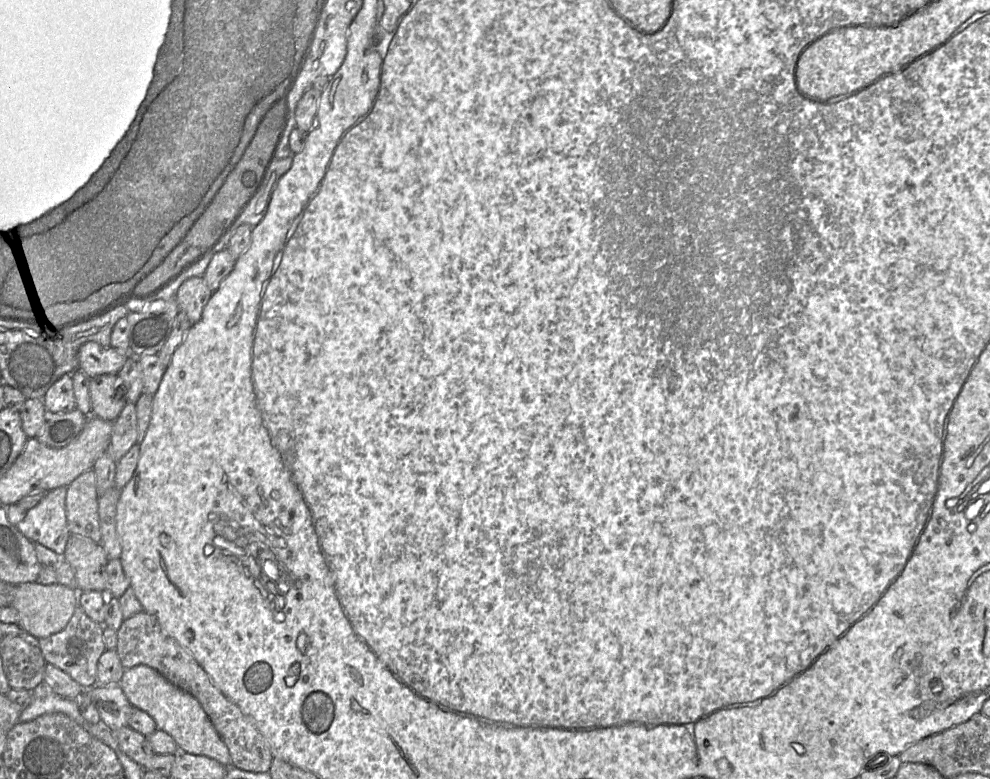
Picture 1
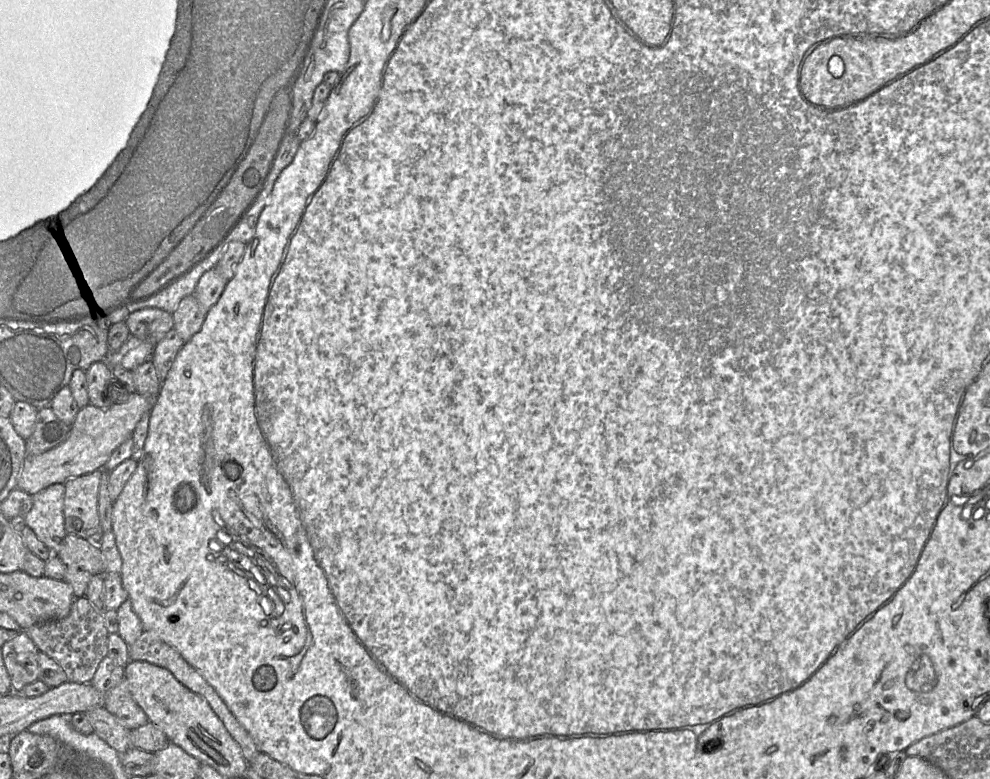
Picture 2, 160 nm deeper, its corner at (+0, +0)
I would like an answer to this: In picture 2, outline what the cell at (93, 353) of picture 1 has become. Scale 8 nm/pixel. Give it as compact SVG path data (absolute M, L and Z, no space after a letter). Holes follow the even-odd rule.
M130 336L118 351L109 353L105 361L110 367L122 367L132 371L148 359L151 359L154 346Z

